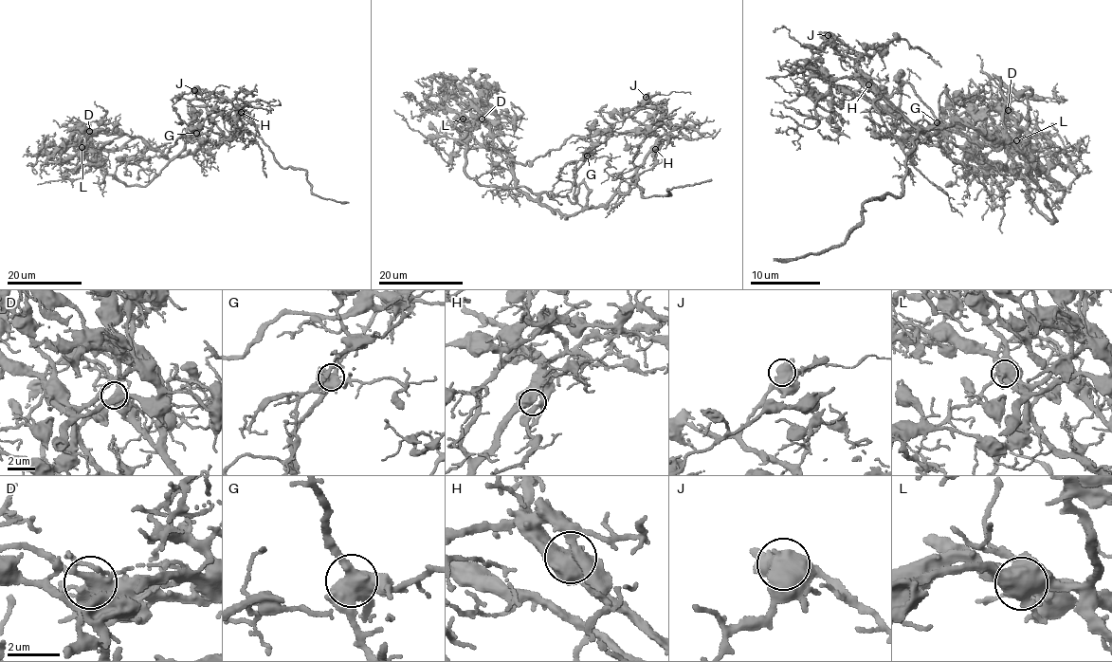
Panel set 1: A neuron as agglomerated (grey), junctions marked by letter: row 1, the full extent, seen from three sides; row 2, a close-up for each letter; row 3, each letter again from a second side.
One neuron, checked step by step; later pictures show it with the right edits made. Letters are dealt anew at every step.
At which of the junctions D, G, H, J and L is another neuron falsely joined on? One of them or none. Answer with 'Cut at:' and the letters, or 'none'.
Cut at: none

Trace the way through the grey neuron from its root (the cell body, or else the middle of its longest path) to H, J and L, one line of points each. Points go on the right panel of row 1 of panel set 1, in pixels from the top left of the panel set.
H: (1028, 156), (1023, 156), (1009, 143), (993, 140), (957, 120), (942, 125), (914, 127), (868, 84)
J: (1028, 156), (957, 120), (914, 127), (859, 73), (859, 56), (864, 54), (856, 55), (828, 35)
L: (1028, 156), (1037, 161), (1039, 174), (1024, 130), (1021, 136), (1028, 149), (1020, 147), (1016, 140)

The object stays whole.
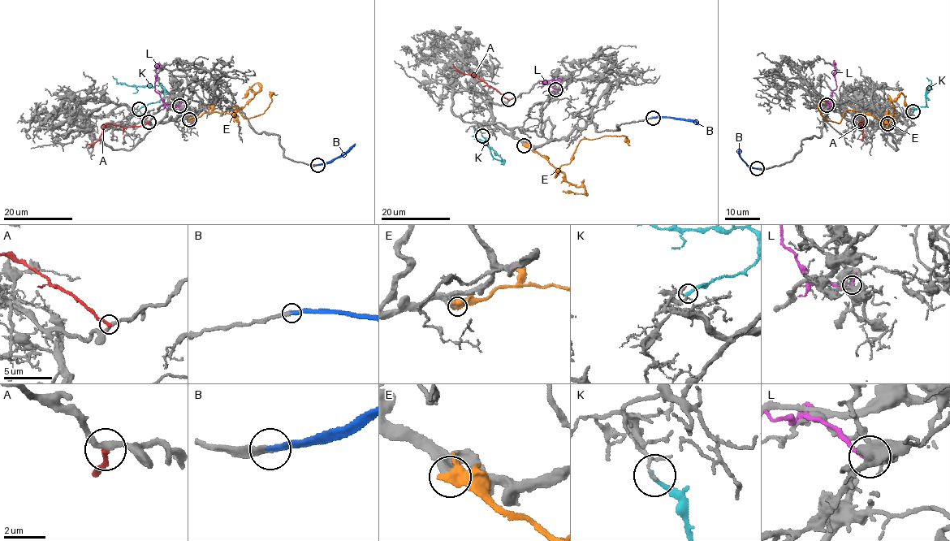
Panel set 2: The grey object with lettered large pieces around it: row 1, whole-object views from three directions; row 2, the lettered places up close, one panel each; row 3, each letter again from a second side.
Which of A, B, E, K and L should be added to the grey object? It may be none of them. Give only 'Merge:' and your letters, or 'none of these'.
Merge: B

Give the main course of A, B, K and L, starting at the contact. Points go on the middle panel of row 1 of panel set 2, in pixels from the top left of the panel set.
A: (508, 99), (472, 75), (464, 74), (453, 63)
B: (653, 118), (689, 119), (698, 125)
K: (482, 136), (490, 154), (503, 160), (481, 140), (475, 138), (475, 129)
L: (556, 89), (545, 80), (542, 82), (562, 81)

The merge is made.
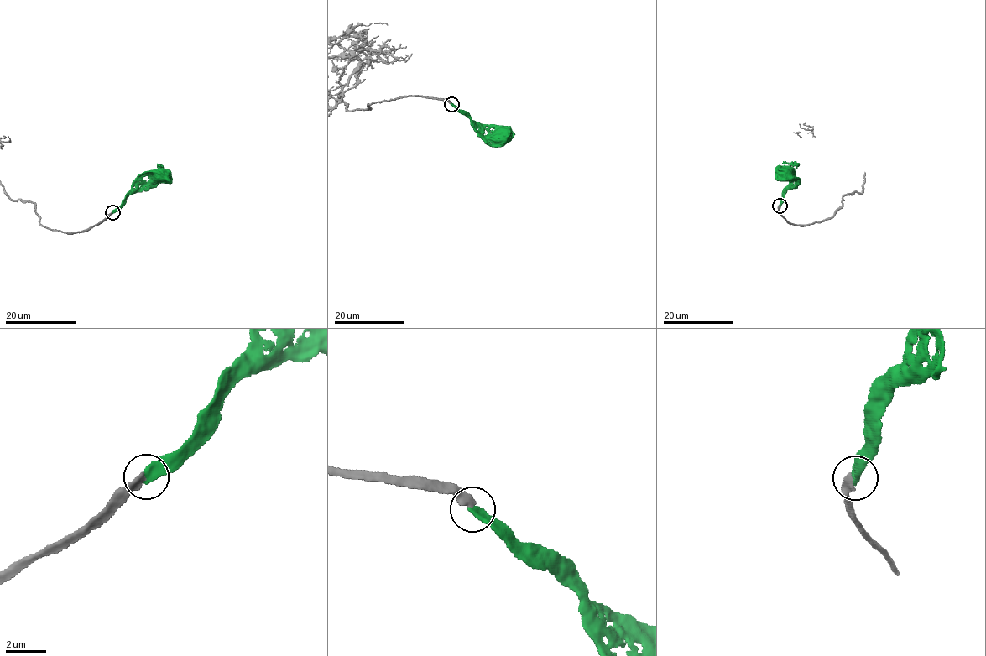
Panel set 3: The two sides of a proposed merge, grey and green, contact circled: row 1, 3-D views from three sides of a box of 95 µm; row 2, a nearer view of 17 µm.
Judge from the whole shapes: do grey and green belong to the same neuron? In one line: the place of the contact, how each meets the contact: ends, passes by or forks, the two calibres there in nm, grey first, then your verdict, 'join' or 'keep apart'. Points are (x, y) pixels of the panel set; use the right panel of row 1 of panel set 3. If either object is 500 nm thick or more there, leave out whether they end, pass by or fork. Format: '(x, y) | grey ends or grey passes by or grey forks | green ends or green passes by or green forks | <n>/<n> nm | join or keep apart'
(779, 205) | grey ends | green ends | 320/360 nm | join

